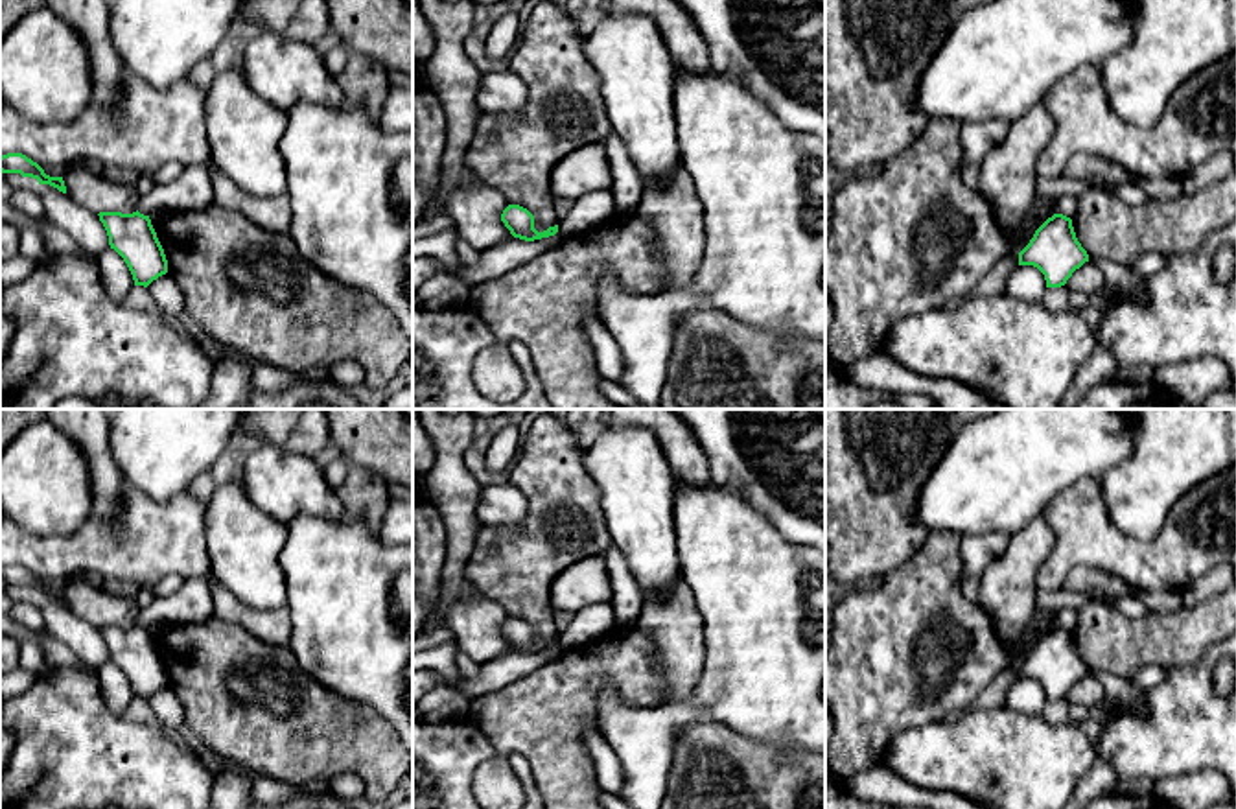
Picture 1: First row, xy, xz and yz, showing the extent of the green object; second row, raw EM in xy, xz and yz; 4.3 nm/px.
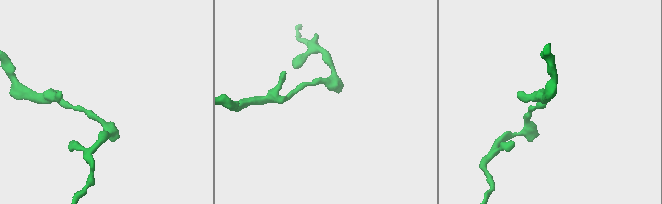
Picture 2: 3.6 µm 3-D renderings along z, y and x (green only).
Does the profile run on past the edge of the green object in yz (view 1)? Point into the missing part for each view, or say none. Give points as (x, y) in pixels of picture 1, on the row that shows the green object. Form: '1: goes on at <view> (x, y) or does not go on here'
1: does not go on here

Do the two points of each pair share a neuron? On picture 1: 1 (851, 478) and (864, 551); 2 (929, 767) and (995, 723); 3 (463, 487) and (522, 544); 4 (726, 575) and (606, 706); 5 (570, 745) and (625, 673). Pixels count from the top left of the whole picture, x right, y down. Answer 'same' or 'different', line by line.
1: same
2: same
3: different
4: same
5: same

